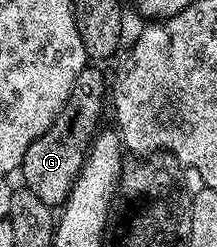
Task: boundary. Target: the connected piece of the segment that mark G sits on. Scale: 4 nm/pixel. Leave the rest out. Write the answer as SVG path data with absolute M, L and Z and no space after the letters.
M89 64L81 72L81 76L73 80L73 92L69 92L69 100L65 100L61 112L55 117L51 127L37 140L33 140L33 144L29 144L29 152L25 152L25 160L21 167L22 185L31 190L33 196L37 196L37 200L52 208L62 207L67 197L71 195L71 189L75 187L75 181L81 172L84 160L87 159L95 135L101 129L99 121L103 118L103 105L106 107L109 102L109 78L95 66L98 65Z

